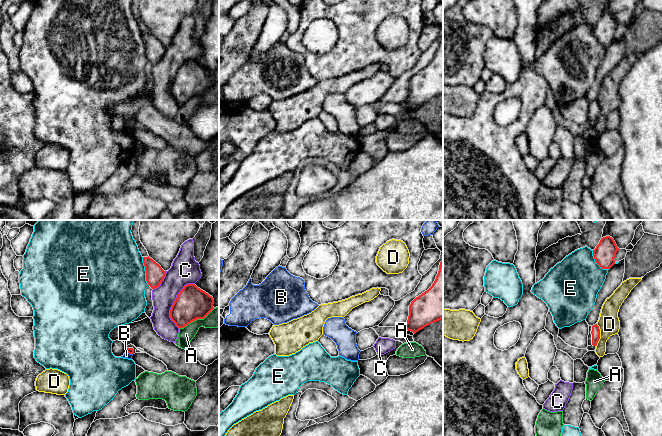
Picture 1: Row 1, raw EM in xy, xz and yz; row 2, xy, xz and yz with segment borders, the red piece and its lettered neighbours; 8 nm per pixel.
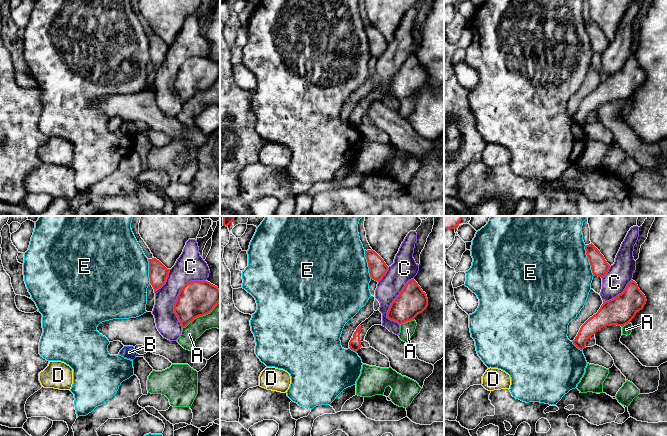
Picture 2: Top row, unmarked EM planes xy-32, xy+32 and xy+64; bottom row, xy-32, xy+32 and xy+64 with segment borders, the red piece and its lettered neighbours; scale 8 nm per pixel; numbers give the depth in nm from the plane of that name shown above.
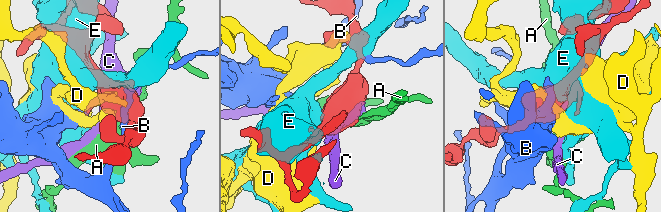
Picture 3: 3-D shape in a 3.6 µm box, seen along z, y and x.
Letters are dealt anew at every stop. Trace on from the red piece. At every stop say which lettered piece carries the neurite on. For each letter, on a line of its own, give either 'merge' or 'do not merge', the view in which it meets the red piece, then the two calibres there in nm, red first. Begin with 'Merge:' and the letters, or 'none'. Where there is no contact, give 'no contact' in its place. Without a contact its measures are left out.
Merge: none
A: do not merge; meets red in xy; 260 nm thick on the red side, 160 nm on the other
B: do not merge; meets red in xy; 50 nm thick on the red side, 50 nm on the other
C: do not merge; meets red in xy; 260 nm thick on the red side, 200 nm on the other
D: do not merge; meets red in yz; 70 nm thick on the red side, 170 nm on the other
E: do not merge; meets red in xy; 150 nm thick on the red side, 500 nm on the other

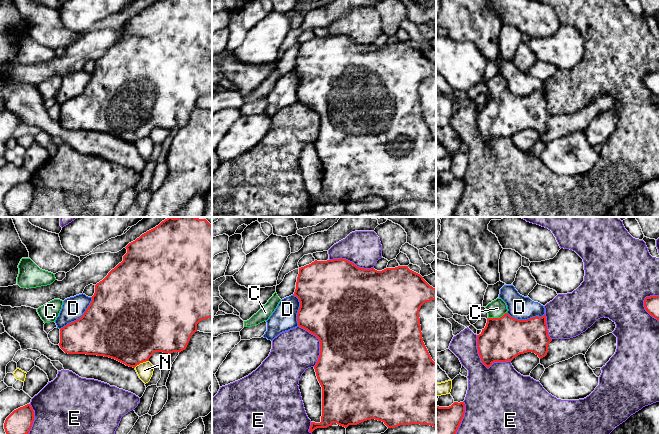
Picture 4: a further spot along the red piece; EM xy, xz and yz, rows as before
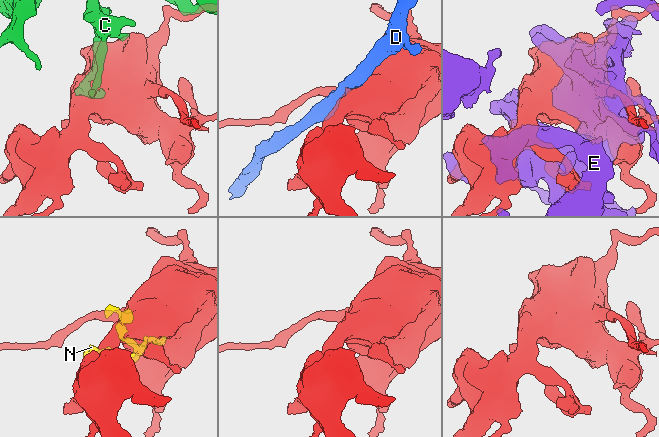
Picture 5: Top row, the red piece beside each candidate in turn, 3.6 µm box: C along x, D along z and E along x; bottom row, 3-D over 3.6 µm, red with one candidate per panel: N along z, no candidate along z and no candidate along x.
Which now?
Merge: C
C: merge; meets red in yz; 340 nm thick on the red side, 140 nm on the other
D: do not merge; meets red in xy; 480 nm thick on the red side, 190 nm on the other
E: do not merge; meets red in yz; 340 nm thick on the red side, 420 nm on the other
N: do not merge; meets red in xy; 480 nm thick on the red side, 130 nm on the other

